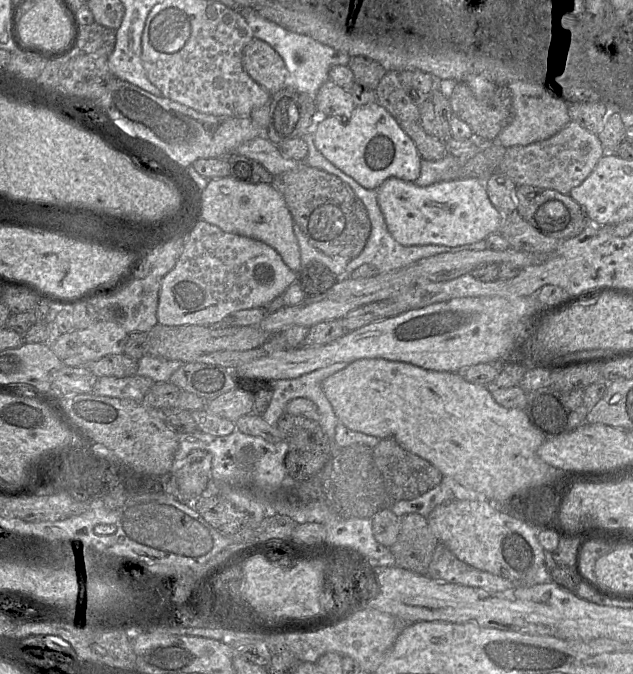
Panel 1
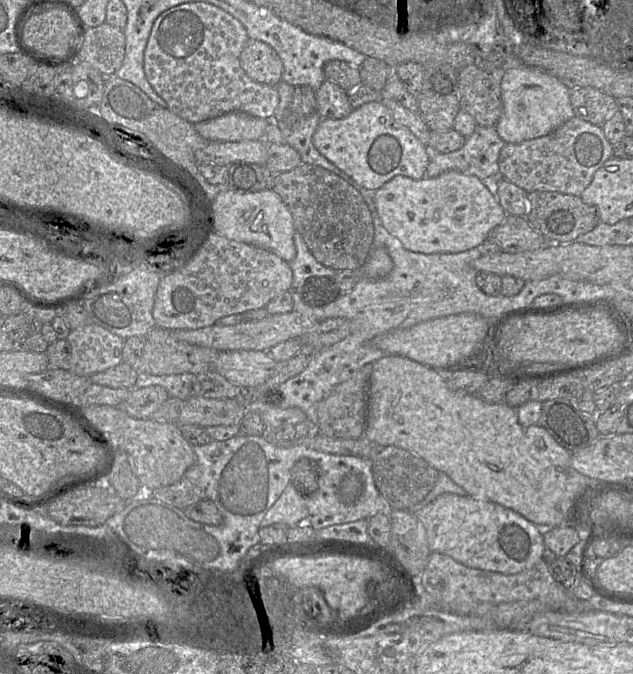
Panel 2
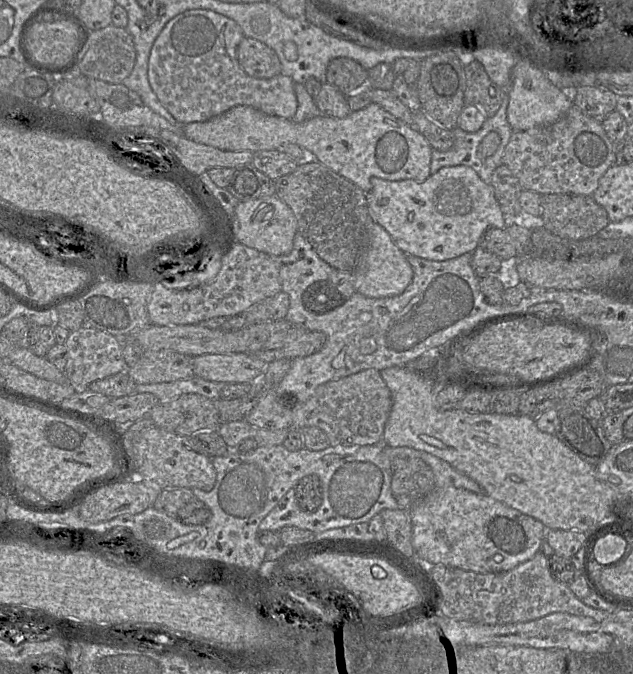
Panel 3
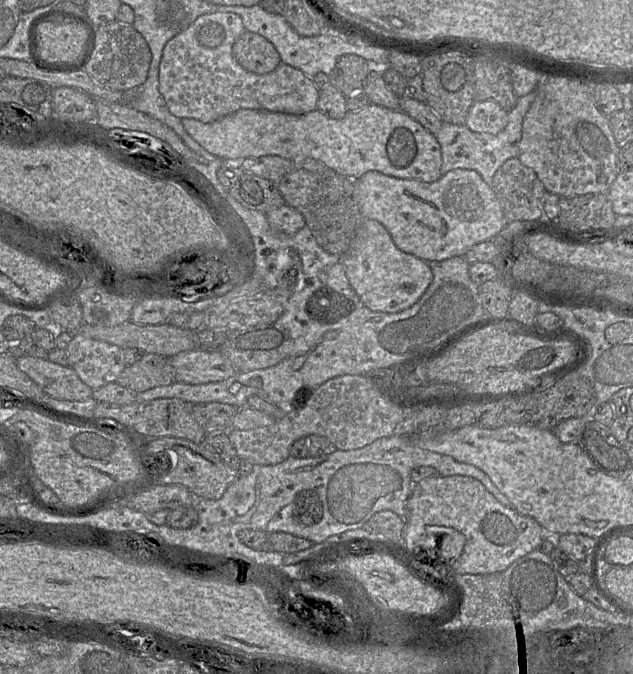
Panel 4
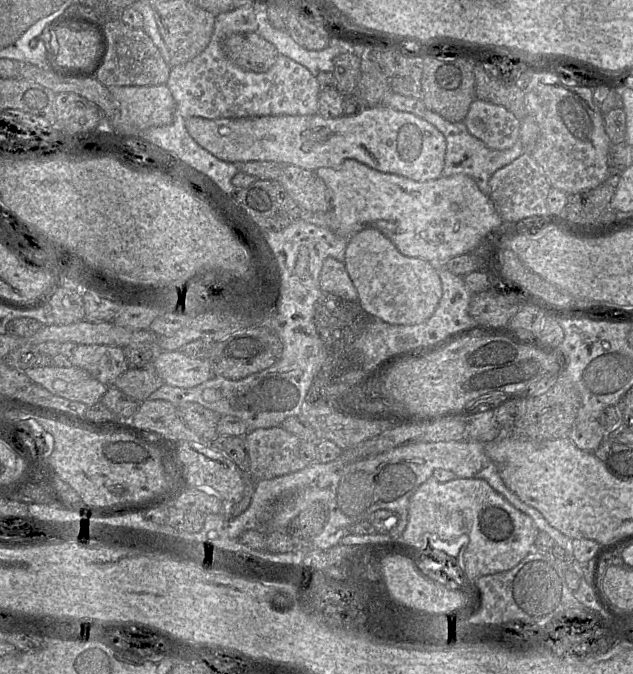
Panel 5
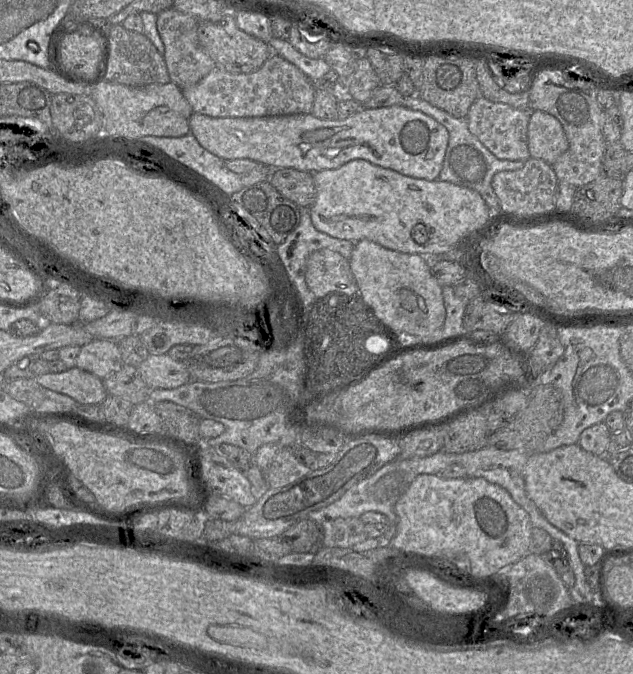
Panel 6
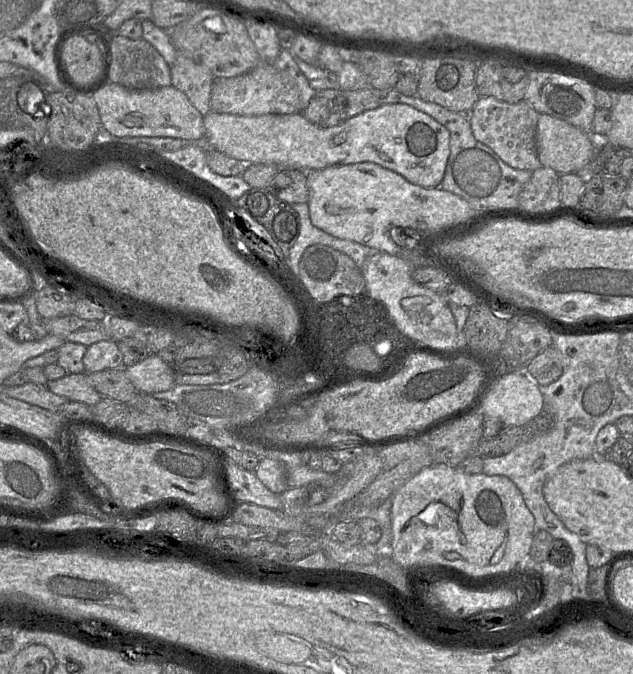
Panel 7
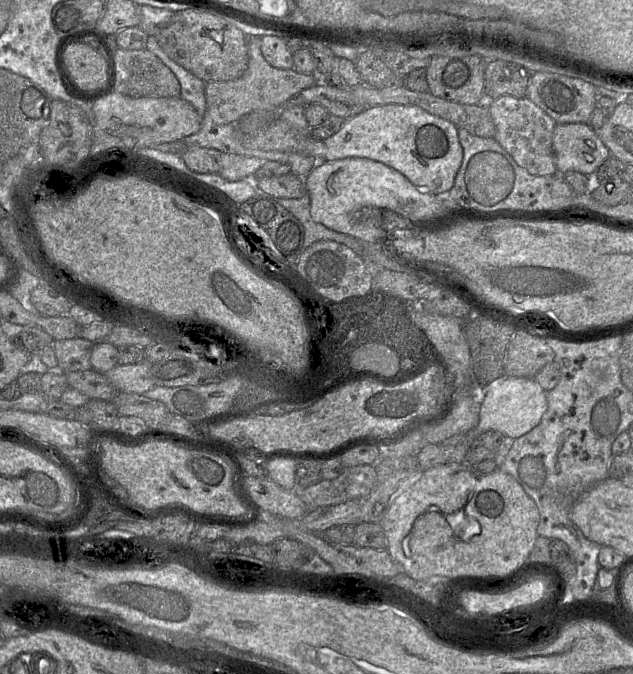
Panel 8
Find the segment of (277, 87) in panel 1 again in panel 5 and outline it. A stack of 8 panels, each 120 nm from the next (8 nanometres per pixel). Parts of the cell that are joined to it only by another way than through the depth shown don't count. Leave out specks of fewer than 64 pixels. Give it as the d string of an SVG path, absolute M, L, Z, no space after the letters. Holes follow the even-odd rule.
M239 32L225 37L222 49L232 63L255 73L268 71L279 55L274 45L255 32Z

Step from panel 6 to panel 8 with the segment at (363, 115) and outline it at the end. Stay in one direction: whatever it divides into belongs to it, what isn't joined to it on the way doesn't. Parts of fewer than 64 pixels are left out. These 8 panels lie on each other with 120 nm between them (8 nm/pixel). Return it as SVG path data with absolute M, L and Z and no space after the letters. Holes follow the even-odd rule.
M387 104L366 108L345 120L342 128L325 140L314 139L310 132L298 135L277 117L261 132L242 134L242 144L254 149L307 154L318 161L367 158L394 168L414 186L433 195L443 194L453 187L463 160L457 126L415 105Z

